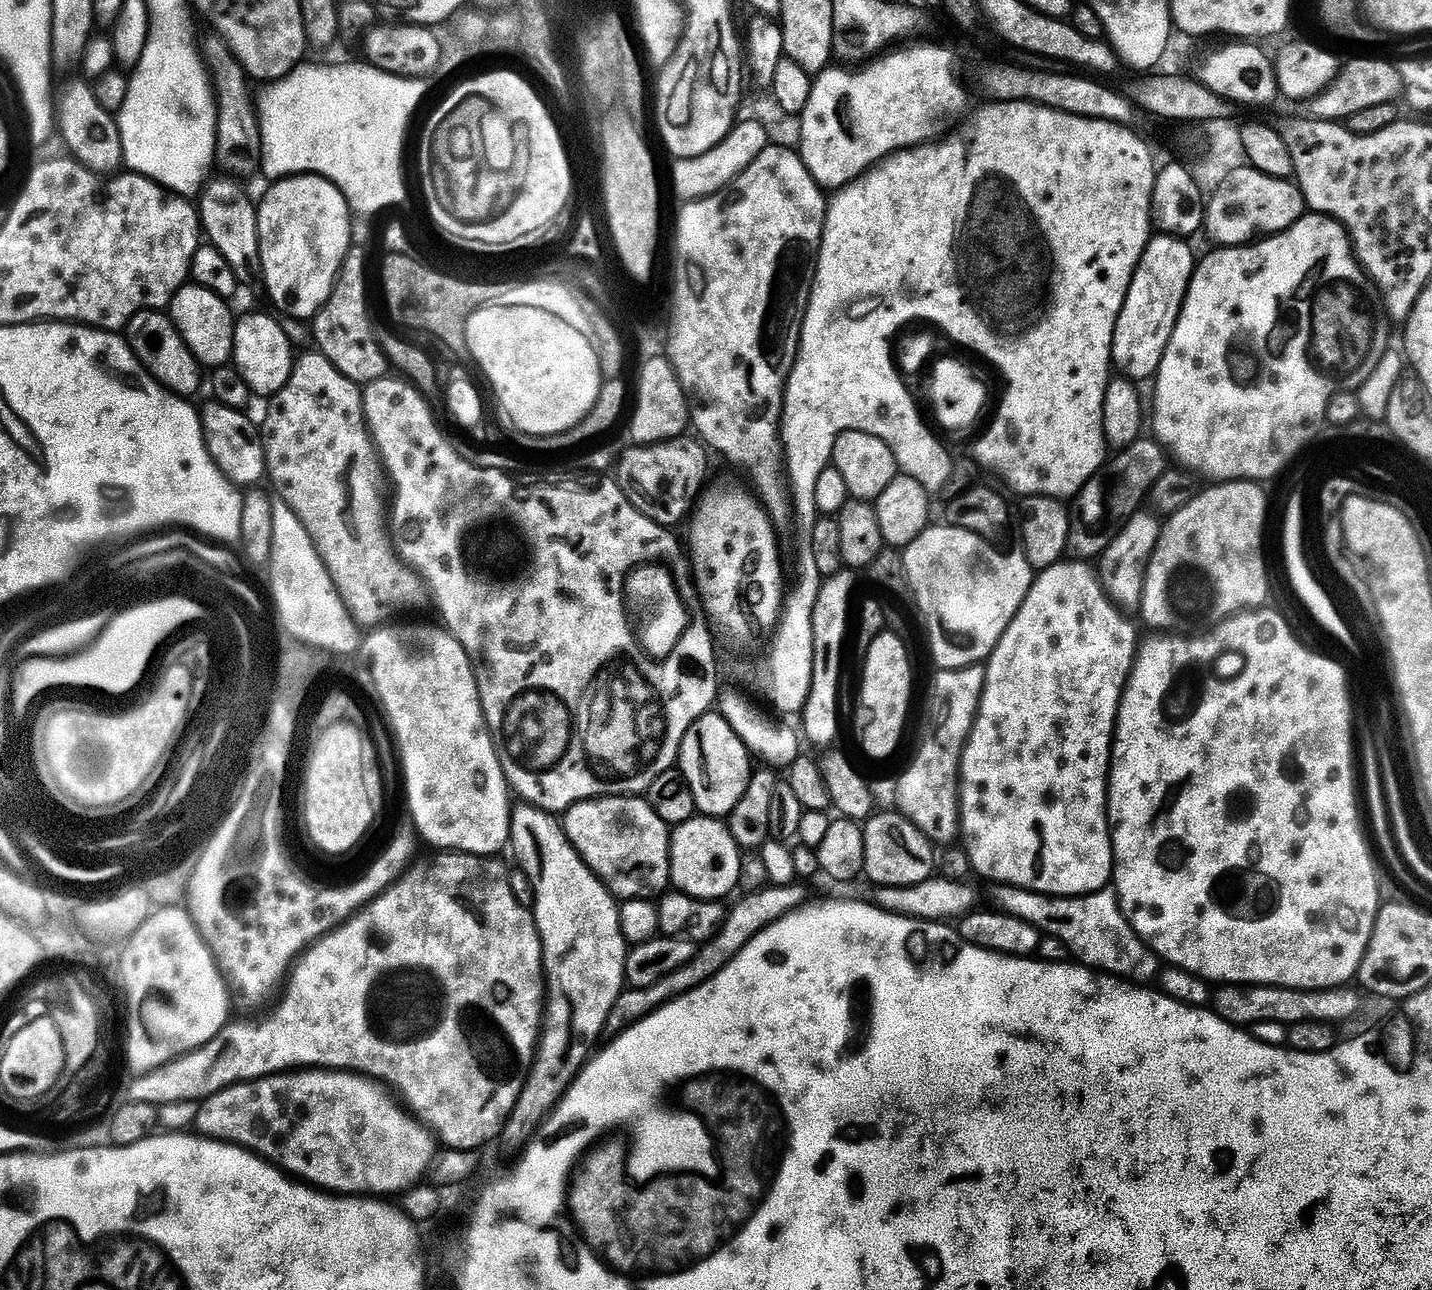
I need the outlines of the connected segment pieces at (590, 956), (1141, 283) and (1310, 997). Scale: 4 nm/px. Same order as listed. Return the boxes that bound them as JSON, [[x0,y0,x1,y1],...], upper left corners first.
[[510,802,629,1118],[1112,234,1198,382],[1210,984,1361,1026]]

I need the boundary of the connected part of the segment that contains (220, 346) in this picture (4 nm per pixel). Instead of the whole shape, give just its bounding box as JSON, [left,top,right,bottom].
[170,282,237,369]

